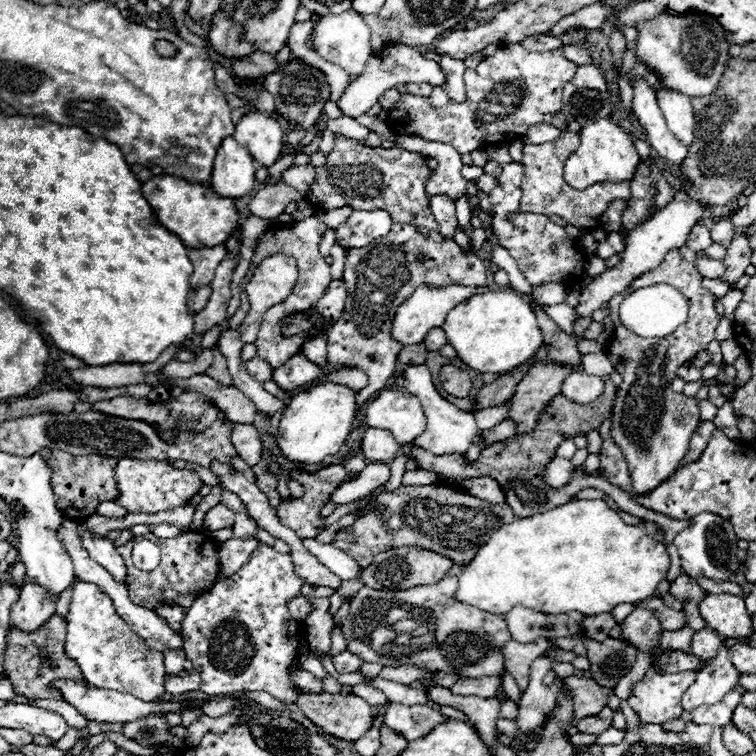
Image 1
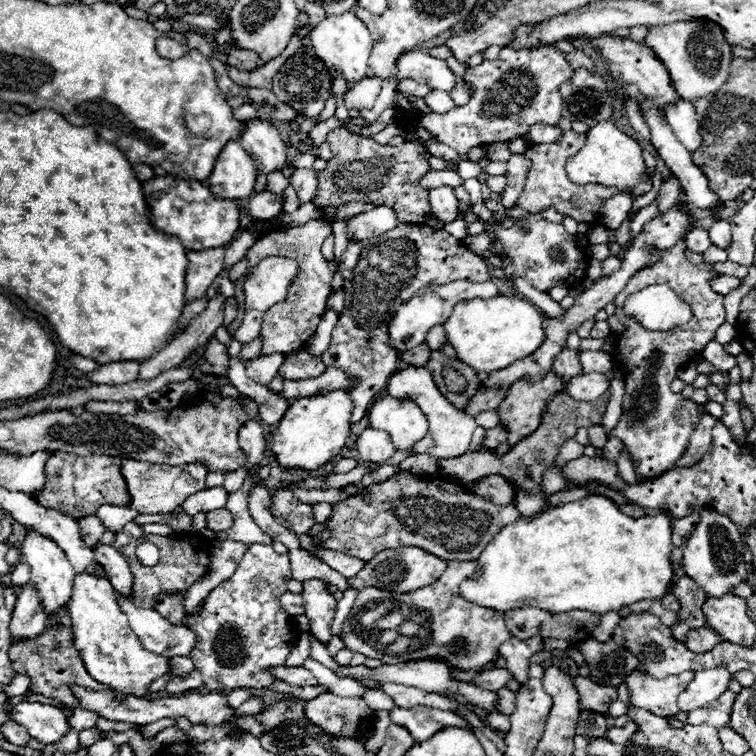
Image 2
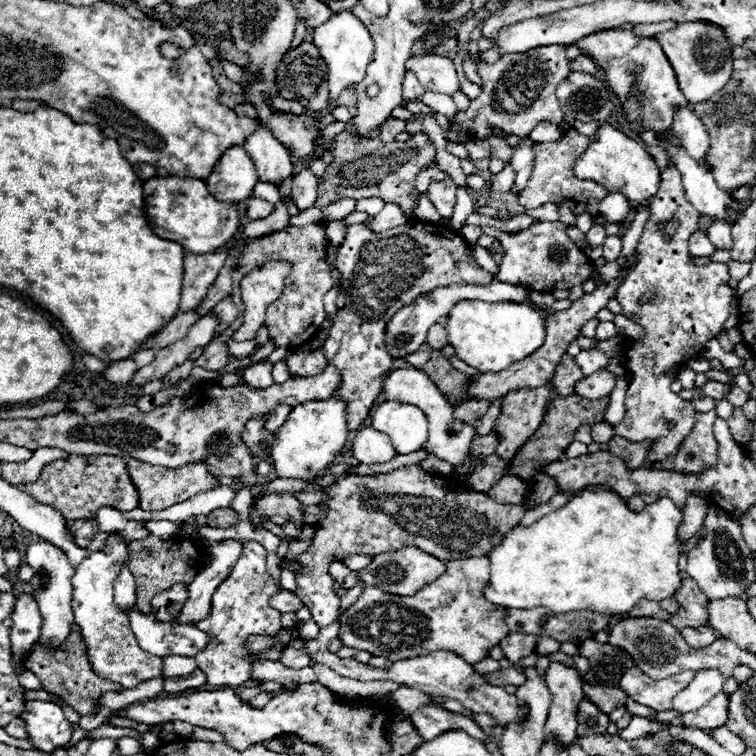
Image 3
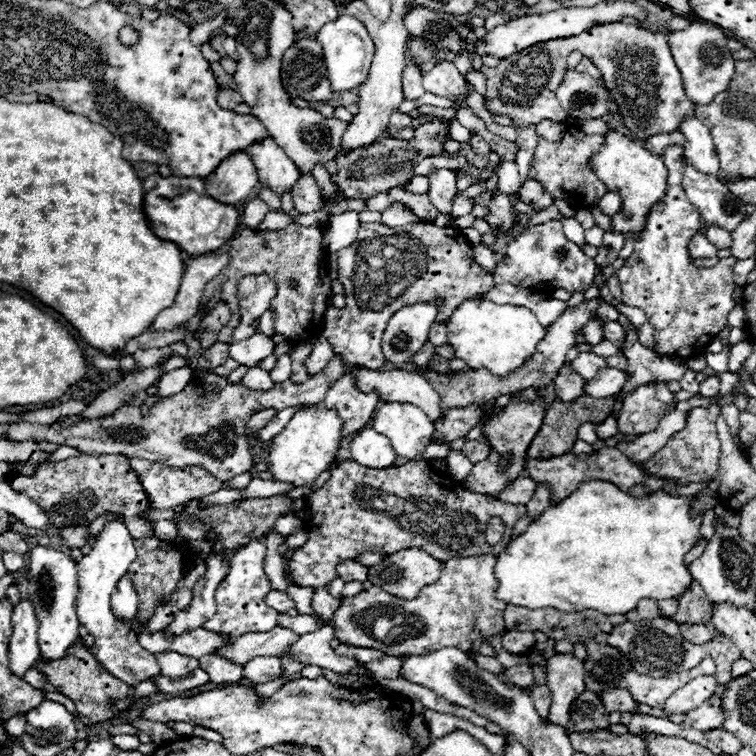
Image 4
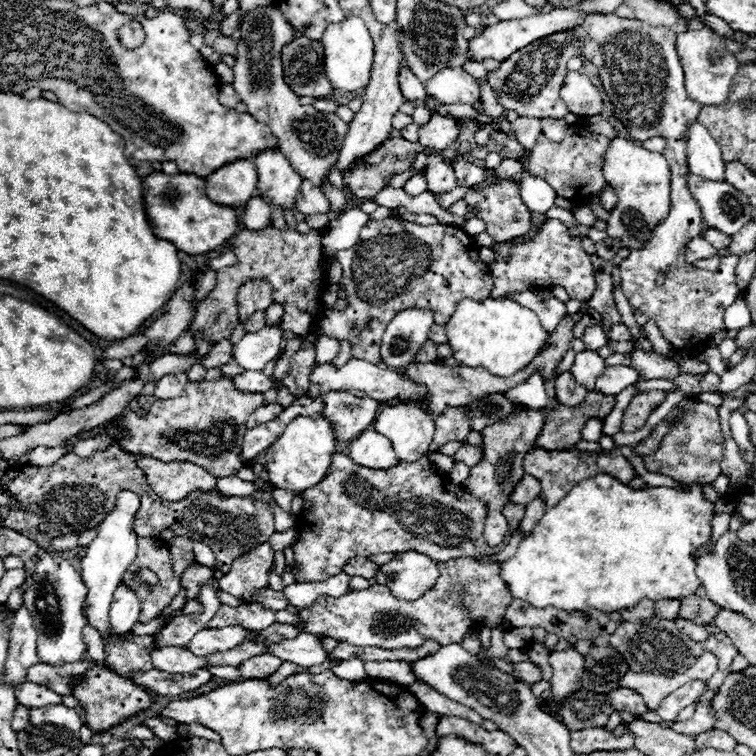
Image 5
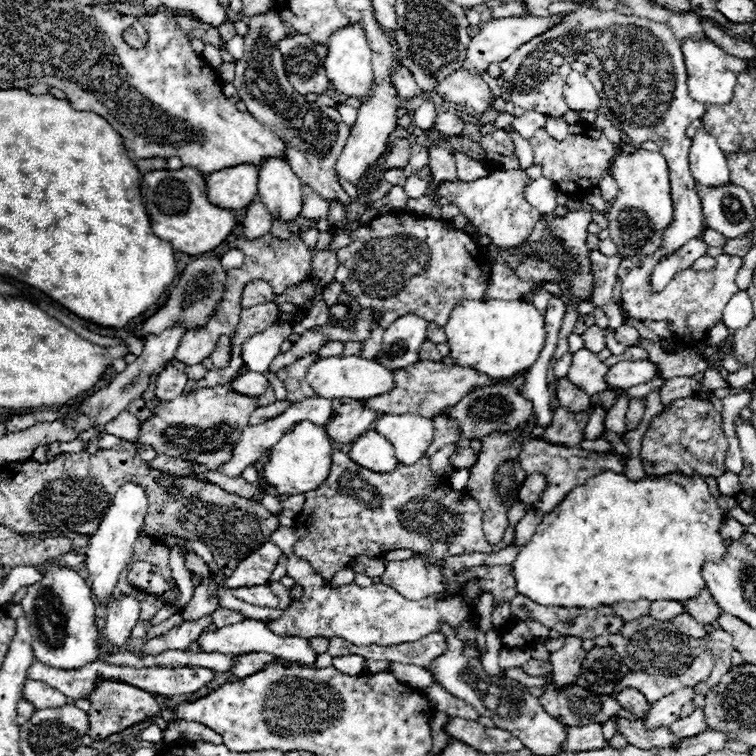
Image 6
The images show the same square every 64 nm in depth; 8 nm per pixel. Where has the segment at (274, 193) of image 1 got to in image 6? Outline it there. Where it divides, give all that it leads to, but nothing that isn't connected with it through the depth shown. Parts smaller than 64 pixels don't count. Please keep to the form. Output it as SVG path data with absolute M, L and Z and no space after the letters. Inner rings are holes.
M256 198L246 208L246 216L244 216L244 236L248 240L254 240L254 238L260 238L264 234L270 234L270 228L272 228L270 214L268 214L266 206Z

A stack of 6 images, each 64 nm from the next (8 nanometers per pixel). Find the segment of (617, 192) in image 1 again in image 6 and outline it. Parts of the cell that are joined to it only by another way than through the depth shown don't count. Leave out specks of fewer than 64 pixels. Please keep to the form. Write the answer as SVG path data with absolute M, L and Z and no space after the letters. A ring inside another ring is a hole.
M589 126L584 127L582 134L568 134L566 140L554 140L544 128L540 128L530 138L530 144L534 148L534 162L542 162L544 166L544 178L550 178L558 190L568 195L584 194L588 188L596 186L608 160L616 154L612 142L602 132Z

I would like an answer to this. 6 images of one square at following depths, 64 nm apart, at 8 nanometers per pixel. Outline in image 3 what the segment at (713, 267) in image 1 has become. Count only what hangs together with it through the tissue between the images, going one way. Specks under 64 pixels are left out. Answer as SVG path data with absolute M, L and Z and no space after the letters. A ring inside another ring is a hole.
M732 260L732 262L728 262L728 270L730 270L730 276L740 282L750 272L750 262L736 262L736 260Z

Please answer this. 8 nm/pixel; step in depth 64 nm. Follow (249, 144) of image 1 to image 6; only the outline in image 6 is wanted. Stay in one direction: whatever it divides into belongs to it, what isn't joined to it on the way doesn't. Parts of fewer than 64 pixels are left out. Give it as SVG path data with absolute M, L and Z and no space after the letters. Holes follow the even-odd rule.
M268 160L264 166L260 166L260 182L258 182L258 198L260 202L270 210L272 218L280 218L284 224L294 222L302 212L302 182L292 172L290 164L286 160Z

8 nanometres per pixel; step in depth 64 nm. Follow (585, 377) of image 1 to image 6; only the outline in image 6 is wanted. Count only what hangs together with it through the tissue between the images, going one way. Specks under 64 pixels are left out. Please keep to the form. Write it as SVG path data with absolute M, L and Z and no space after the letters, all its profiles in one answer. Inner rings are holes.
M648 358L644 360L624 360L618 362L610 368L606 374L606 382L610 382L610 388L630 388L638 386L642 382L650 382L658 374L658 366L650 362Z

